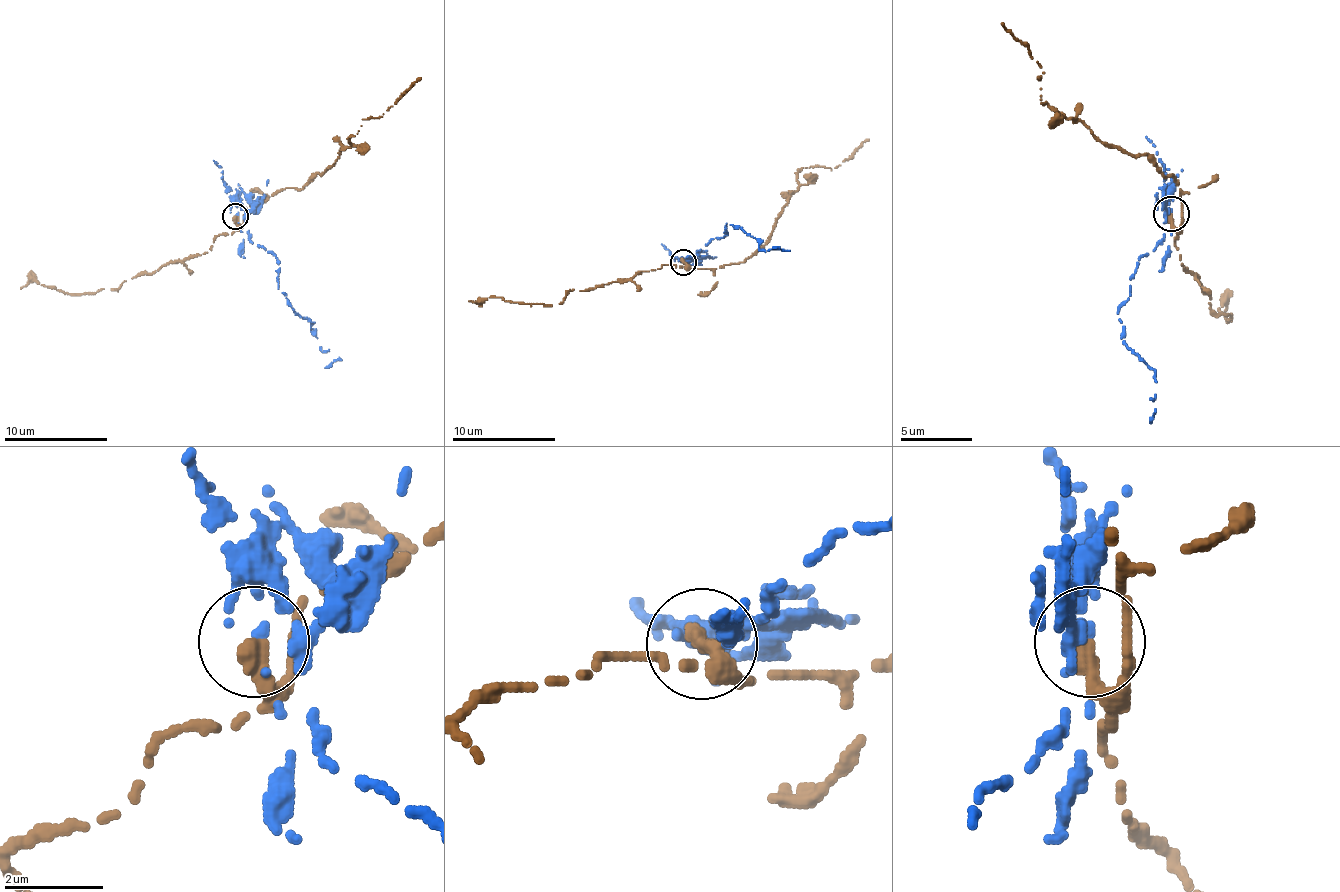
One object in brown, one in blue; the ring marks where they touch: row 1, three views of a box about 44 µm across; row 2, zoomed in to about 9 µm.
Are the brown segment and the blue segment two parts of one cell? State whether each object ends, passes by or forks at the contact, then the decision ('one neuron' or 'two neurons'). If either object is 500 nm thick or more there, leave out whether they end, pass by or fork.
brown ends there; blue ends there; two neurons

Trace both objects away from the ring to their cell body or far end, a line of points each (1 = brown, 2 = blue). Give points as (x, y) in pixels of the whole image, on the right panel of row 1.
1: (1170, 214), (1181, 225), (1174, 175), (1142, 154), (1106, 147), (1077, 118), (1042, 104), (1042, 64), (1002, 22)
2: (1170, 211), (1117, 314), (1124, 343), (1156, 372), (1156, 411), (1149, 422)

